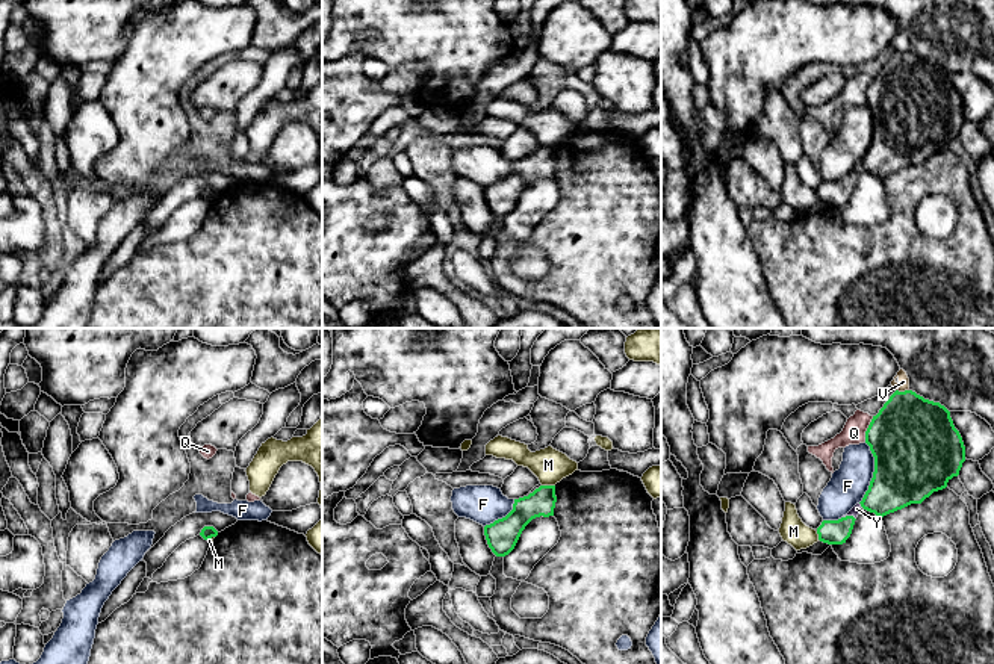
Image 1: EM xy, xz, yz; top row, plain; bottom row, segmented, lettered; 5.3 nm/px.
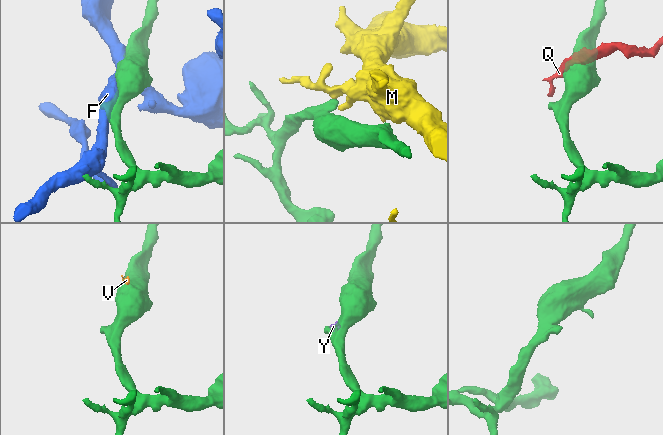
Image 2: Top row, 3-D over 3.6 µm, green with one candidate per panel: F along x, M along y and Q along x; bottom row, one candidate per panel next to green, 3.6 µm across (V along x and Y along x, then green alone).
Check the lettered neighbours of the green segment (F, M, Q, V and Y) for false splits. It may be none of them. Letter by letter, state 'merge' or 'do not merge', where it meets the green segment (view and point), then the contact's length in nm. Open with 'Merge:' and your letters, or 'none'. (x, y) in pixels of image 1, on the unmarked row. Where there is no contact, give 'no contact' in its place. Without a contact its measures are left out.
Merge: Y
F: do not merge; contact yz (873, 133); length 340 nm
M: do not merge; contact xz (548, 147); length 70 nm
Q: do not merge; contact yz (867, 89); length 140 nm
V: do not merge; contact yz (902, 53); length 70 nm
Y: merge; contact yz (849, 177); length 70 nm

